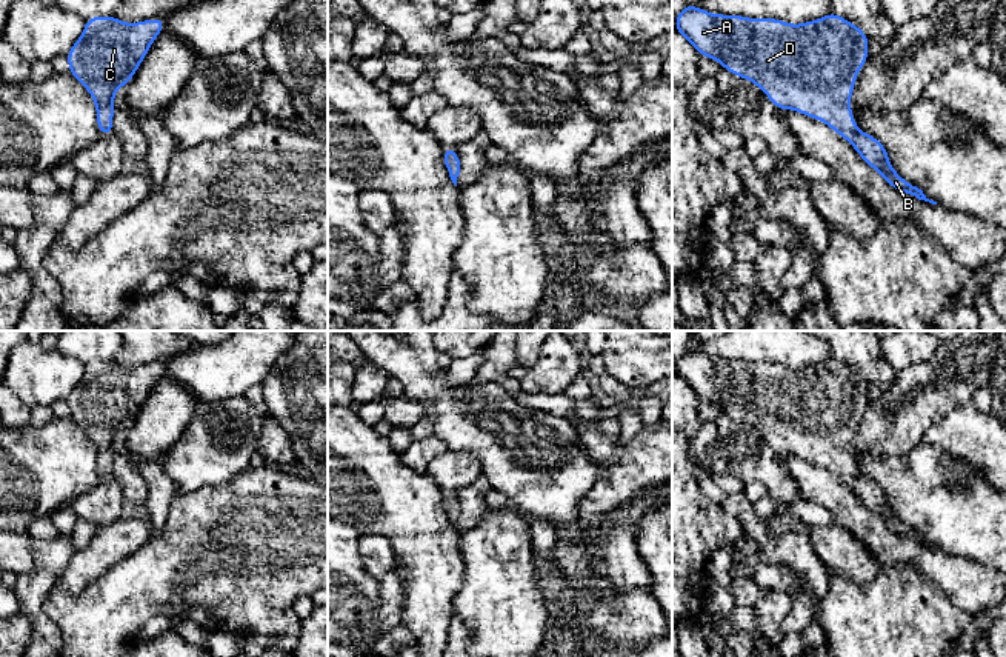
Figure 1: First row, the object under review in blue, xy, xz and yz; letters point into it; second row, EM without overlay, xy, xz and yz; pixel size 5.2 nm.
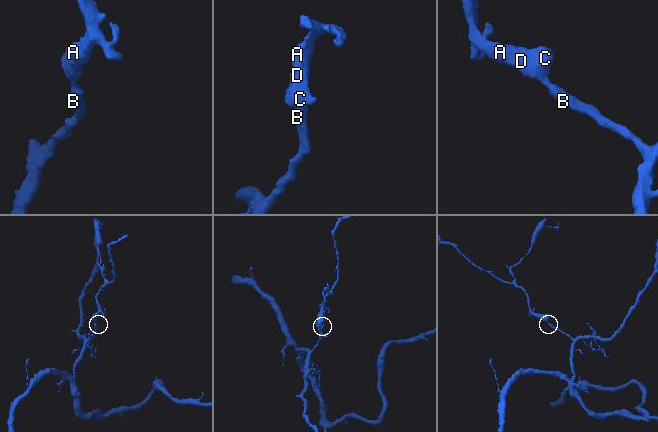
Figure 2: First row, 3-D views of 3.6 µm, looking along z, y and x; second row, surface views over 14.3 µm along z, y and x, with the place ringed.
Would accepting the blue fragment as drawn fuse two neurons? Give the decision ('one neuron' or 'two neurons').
one neuron

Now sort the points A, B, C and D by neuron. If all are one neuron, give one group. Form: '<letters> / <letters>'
A B C D

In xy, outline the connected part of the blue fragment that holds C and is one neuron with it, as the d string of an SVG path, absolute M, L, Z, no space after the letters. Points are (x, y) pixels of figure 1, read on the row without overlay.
M115 360L85 365L85 375L66 399L69 419L95 446L100 480L112 480L114 439L134 422L165 363L123 368Z

